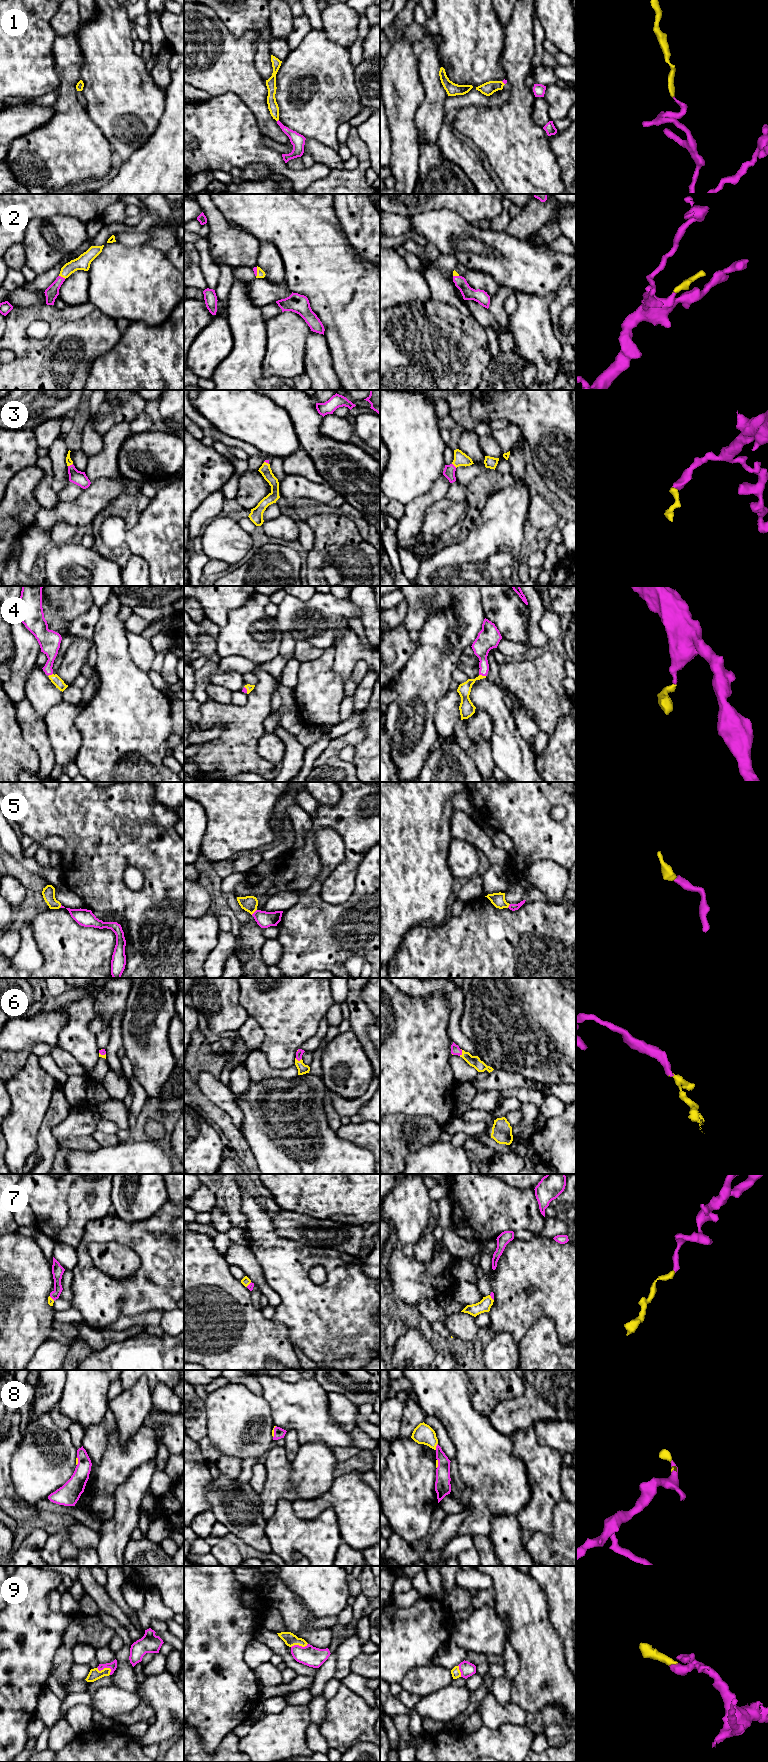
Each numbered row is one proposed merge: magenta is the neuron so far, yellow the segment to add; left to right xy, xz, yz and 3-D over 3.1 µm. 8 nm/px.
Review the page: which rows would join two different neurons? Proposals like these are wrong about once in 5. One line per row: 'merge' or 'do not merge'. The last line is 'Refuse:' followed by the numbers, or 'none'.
1: merge
2: merge
3: merge
4: merge
5: merge
6: merge
7: merge
8: merge
9: merge
Refuse: none

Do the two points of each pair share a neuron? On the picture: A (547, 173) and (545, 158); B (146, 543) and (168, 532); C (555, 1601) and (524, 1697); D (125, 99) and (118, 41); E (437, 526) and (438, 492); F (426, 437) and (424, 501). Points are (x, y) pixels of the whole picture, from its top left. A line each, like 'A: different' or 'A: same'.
A: same
B: same
C: different
D: same
E: different
F: different

